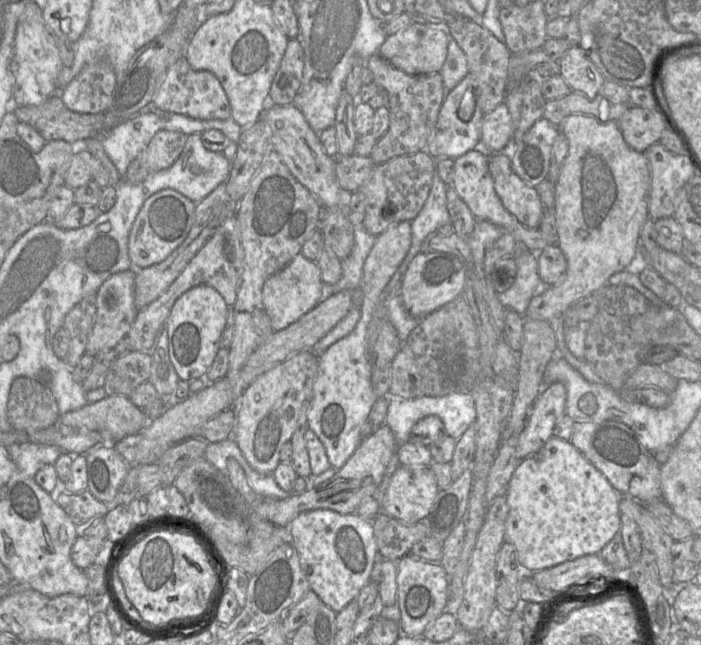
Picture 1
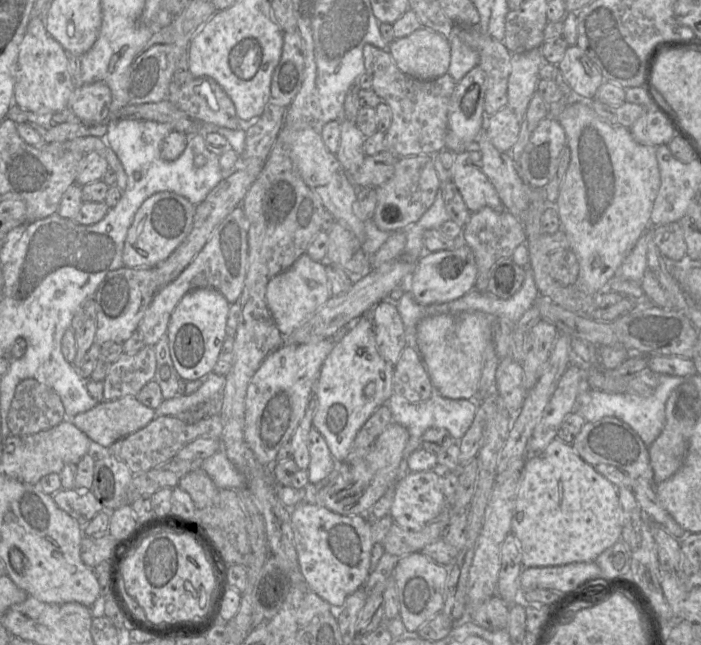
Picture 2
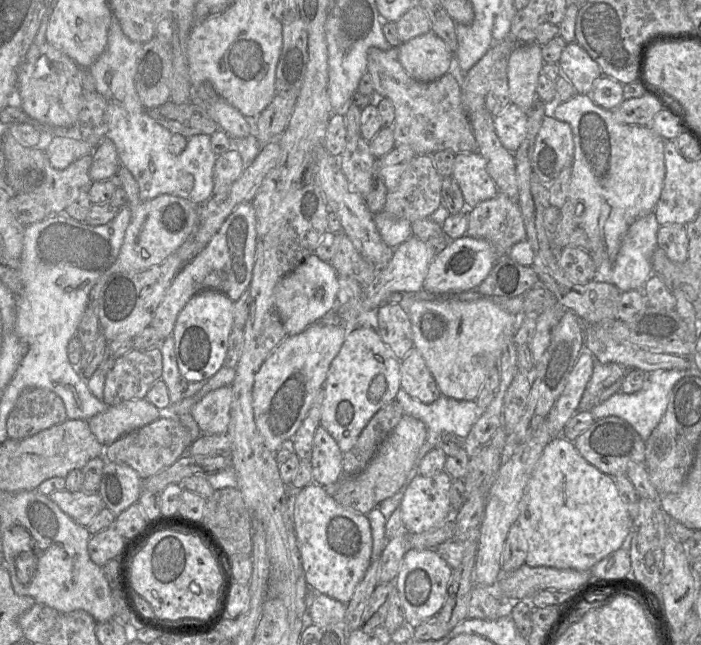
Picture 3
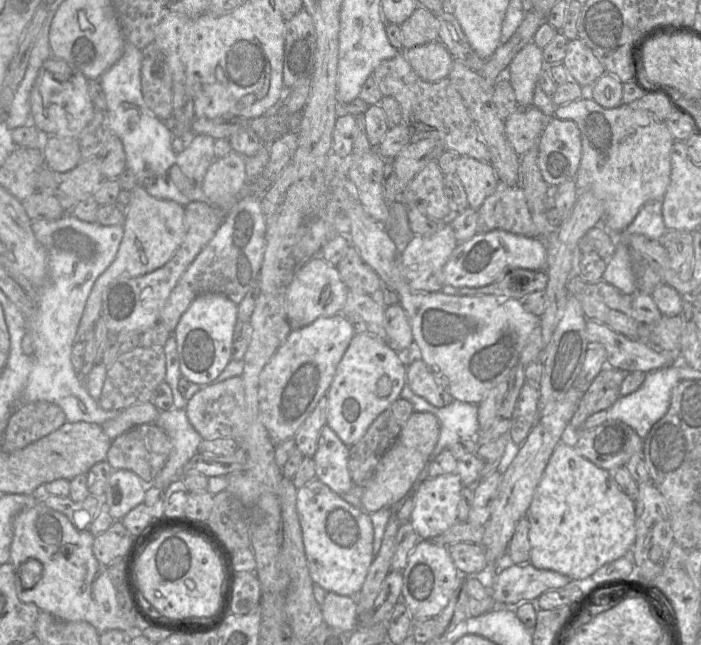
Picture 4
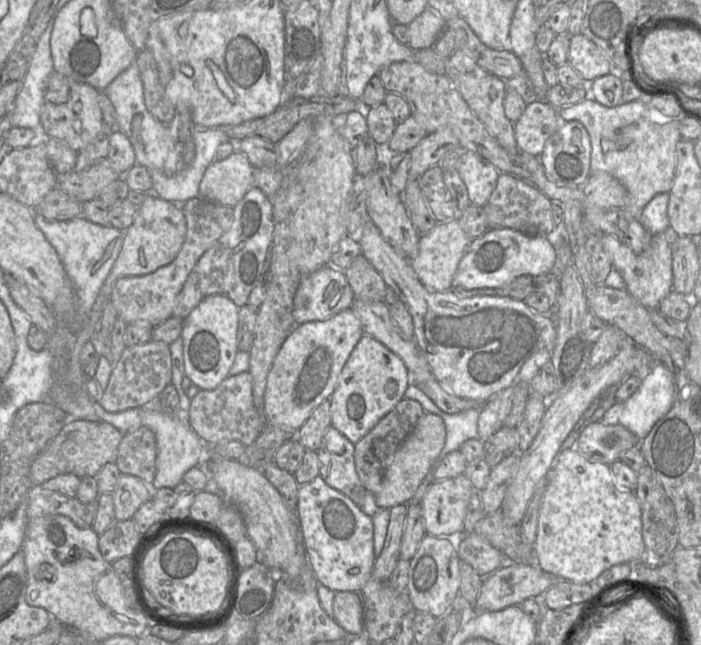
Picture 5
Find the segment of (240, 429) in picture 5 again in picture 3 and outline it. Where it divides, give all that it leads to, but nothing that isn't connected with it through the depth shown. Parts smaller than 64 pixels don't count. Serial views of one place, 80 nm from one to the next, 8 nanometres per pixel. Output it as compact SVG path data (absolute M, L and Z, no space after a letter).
M224 386L209 392L192 407L190 415L203 435L228 433L232 399L232 387Z

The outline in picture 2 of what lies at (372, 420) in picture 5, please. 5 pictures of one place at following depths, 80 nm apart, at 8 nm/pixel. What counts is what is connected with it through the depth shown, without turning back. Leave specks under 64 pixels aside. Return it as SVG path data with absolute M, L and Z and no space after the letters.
M371 314L360 317L345 329L346 332L335 342L332 351L321 367L318 378L318 406L312 421L313 427L325 438L330 452L337 463L345 461L362 426L374 411L387 403L391 395L394 394L394 365L386 361L377 349Z

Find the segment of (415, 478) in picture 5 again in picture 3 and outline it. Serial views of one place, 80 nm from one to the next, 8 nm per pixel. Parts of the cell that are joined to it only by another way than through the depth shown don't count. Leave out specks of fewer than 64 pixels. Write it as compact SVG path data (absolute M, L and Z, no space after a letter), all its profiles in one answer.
M405 414L379 446L367 467L352 478L342 478L335 501L355 513L367 515L385 499L393 496L406 482L411 470L418 466L419 452L427 438L426 424Z

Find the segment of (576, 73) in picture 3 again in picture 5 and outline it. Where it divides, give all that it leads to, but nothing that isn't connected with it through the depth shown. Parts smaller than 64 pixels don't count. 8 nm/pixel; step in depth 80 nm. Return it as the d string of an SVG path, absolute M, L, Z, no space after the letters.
M582 33L570 36L567 63L588 83L614 71L605 52Z

